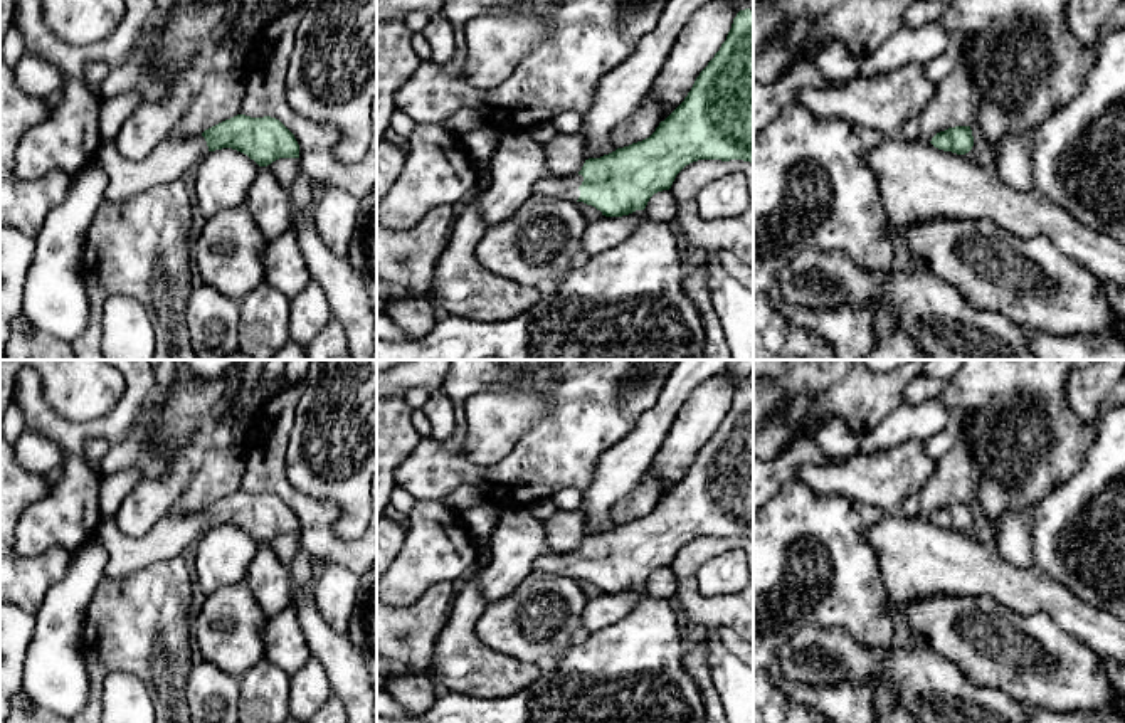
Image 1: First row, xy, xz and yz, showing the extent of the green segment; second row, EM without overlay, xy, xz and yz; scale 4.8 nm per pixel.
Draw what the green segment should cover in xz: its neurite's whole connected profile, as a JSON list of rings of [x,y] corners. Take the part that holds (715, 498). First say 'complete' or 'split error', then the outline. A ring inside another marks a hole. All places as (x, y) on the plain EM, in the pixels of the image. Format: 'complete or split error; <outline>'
split error; [[[750,385],[737,390],[726,417],[700,449],[684,478],[649,515],[585,536],[577,551],[548,550],[533,562],[533,572],[584,578],[605,594],[622,594],[644,587],[654,570],[669,567],[676,551],[698,536],[743,536],[753,541],[753,387]]]

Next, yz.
complete; [[[955,503],[937,509],[930,520],[943,528],[965,531],[974,523],[974,513],[970,503]]]

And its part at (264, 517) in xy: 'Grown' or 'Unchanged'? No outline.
Grown

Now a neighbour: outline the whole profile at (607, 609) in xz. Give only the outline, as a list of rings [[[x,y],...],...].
[[[636,587],[622,594],[604,592],[600,597],[589,600],[584,610],[582,627],[592,634],[612,625],[622,620],[644,597],[644,587]]]

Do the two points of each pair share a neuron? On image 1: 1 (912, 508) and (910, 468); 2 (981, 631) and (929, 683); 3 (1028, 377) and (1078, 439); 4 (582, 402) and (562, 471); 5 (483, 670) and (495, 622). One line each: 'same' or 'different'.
1: different
2: different
3: same
4: same
5: different

